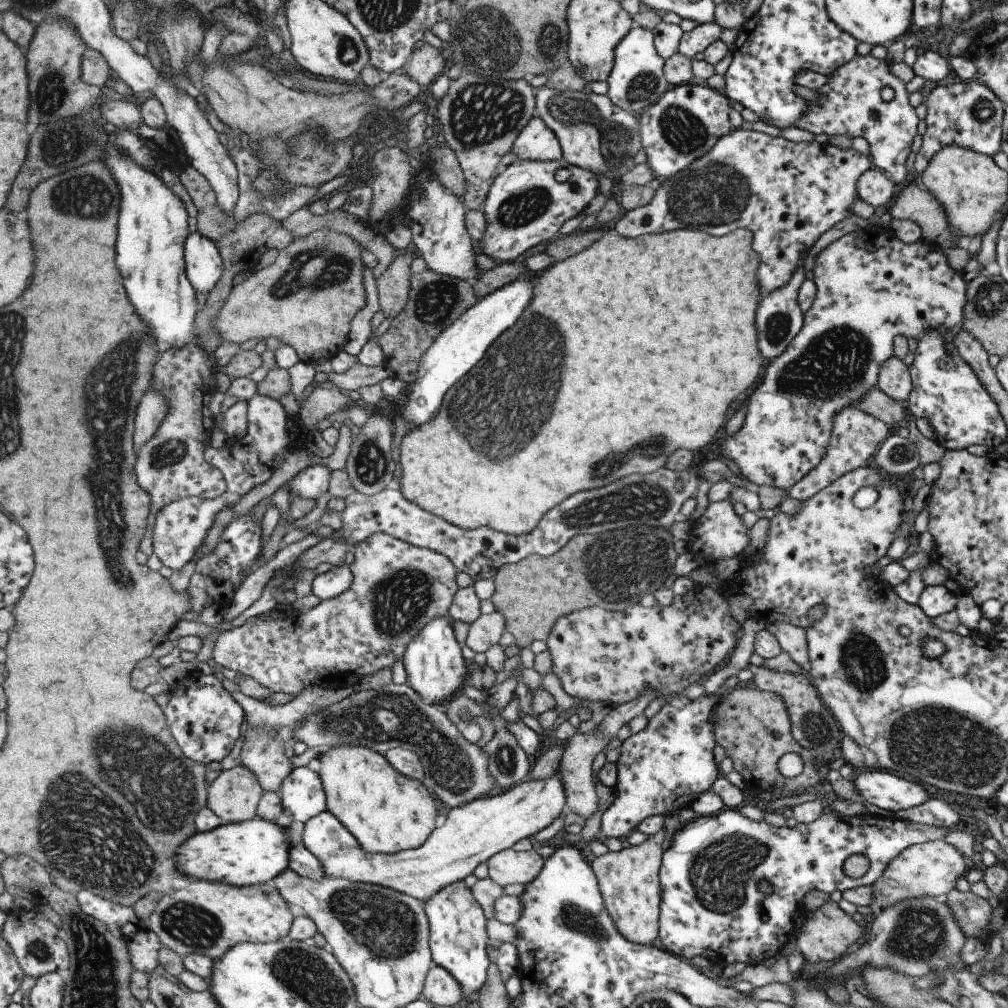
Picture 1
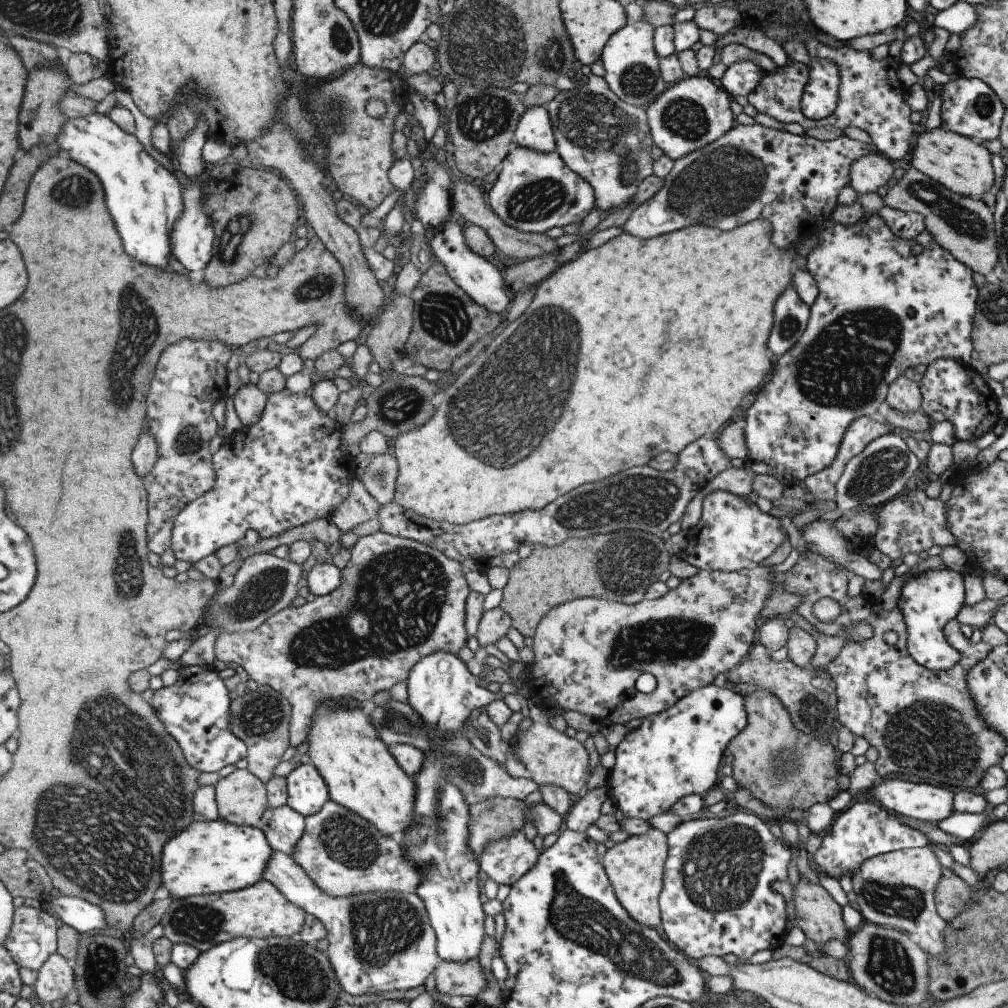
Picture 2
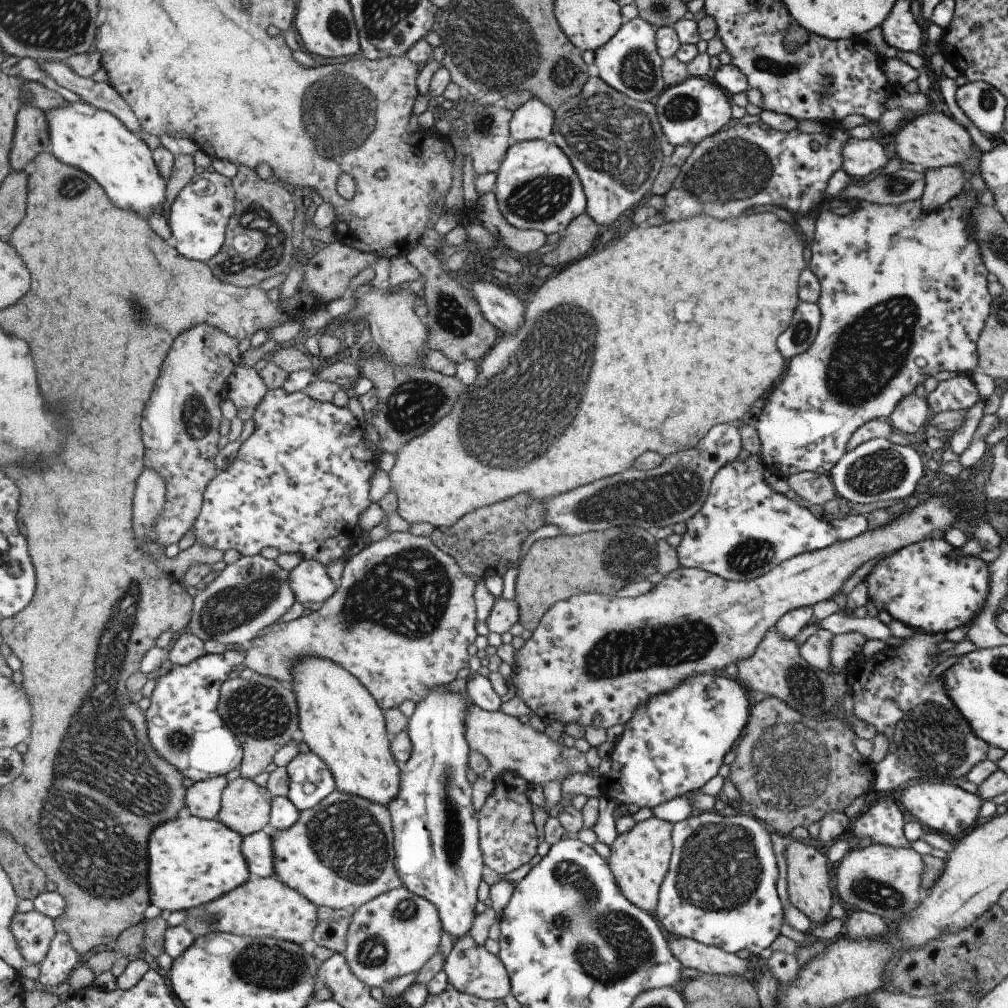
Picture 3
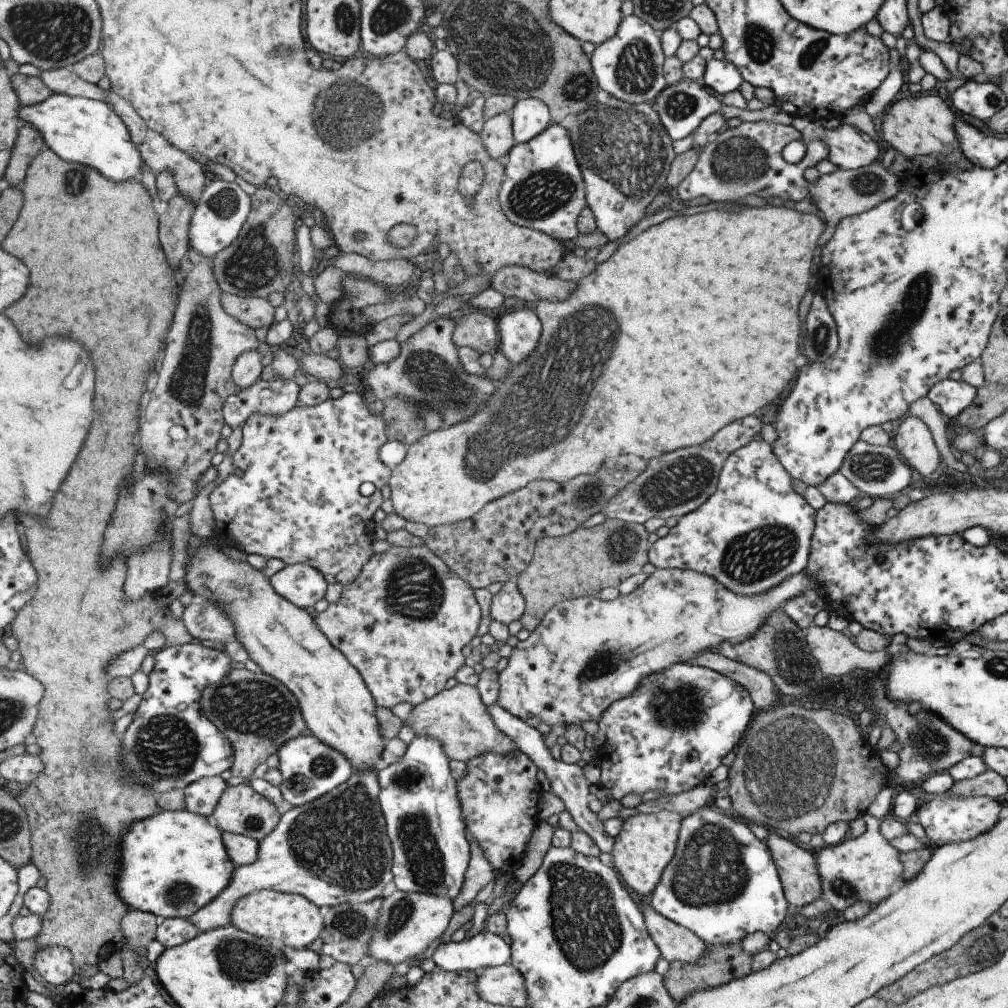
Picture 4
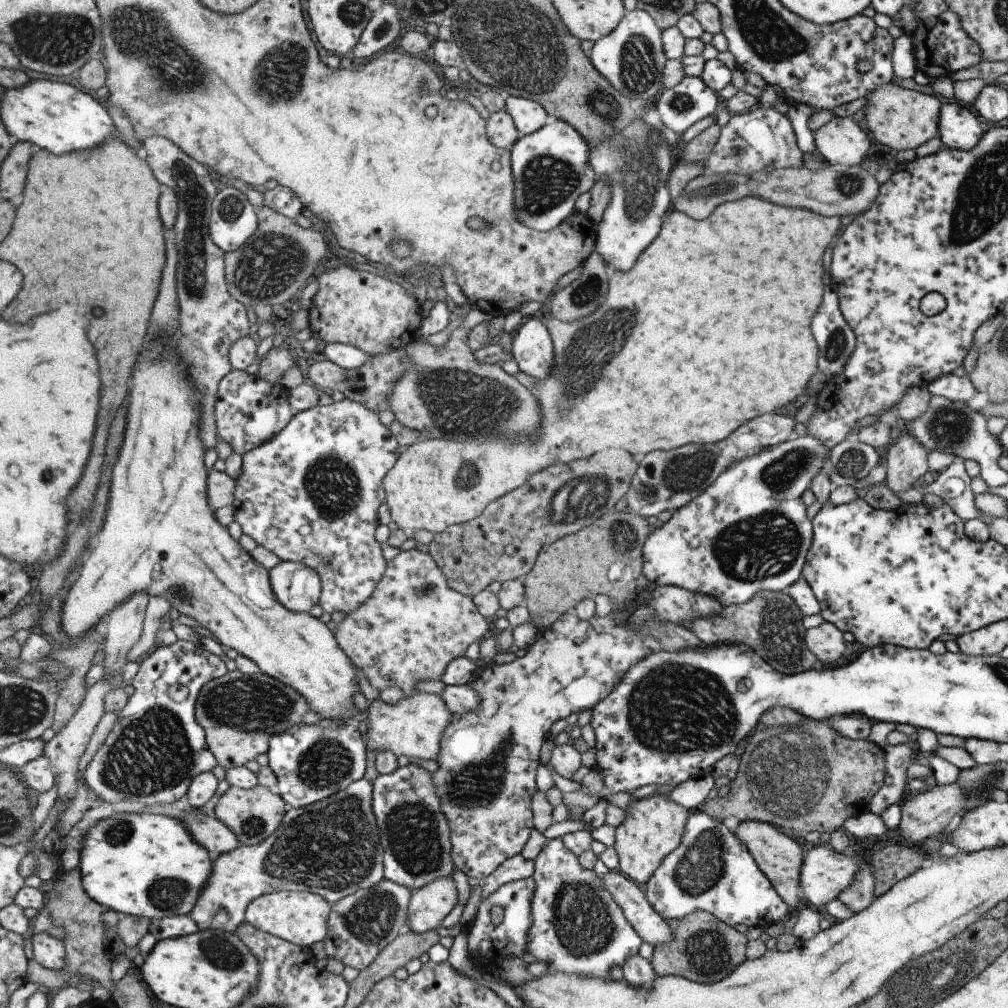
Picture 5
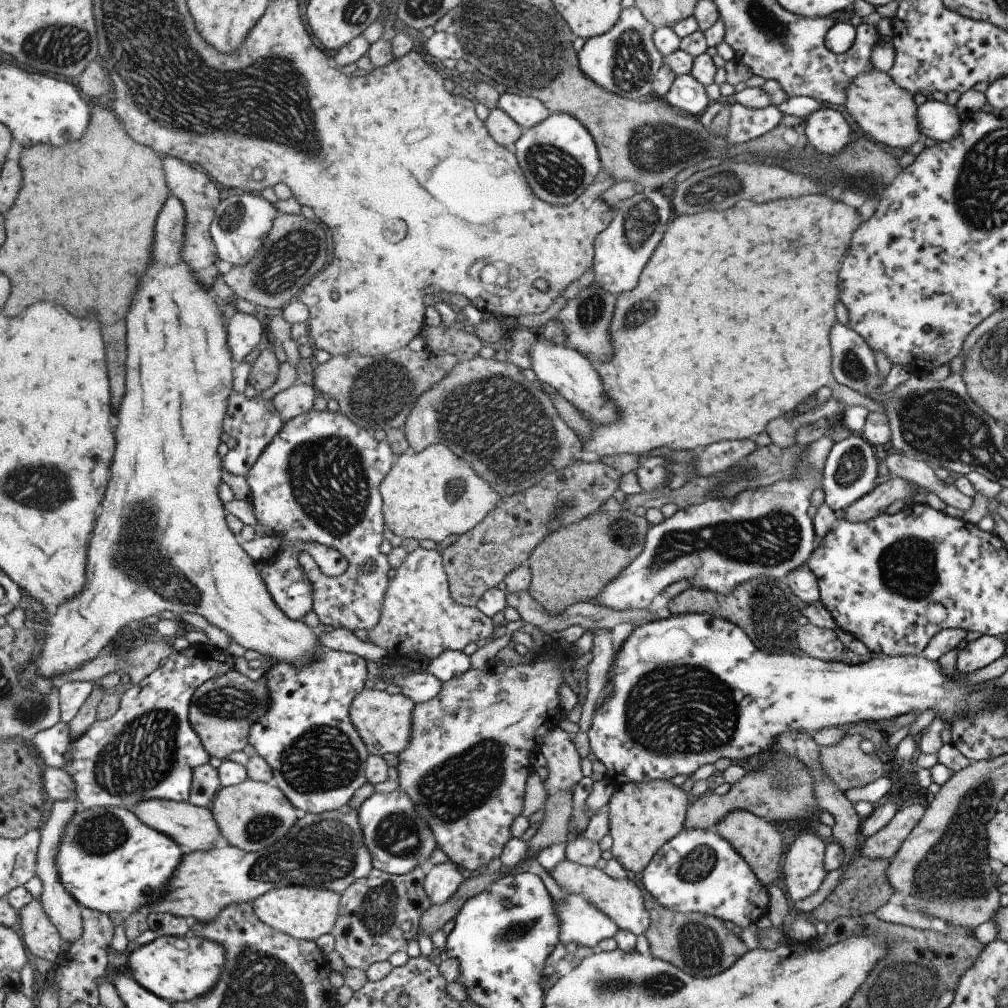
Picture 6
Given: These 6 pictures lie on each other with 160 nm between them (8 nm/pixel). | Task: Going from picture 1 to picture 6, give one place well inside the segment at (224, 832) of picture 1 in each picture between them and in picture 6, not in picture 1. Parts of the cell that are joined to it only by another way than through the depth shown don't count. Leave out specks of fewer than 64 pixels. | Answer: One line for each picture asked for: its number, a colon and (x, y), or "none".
2: (208, 857)
3: (194, 860)
4: (174, 863)
5: (148, 865)
6: (108, 860)

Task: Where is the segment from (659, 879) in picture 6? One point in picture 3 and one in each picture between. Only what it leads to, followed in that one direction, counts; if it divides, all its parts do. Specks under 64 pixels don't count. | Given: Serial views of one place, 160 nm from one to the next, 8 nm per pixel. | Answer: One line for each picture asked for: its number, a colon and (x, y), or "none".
3: (719, 889)
4: (721, 884)
5: (709, 870)

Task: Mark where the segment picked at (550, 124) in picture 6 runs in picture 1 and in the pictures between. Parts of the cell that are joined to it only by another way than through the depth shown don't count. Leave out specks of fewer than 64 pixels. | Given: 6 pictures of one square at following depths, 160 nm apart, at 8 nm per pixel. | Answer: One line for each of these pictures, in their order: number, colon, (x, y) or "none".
1: (525, 205)
2: (533, 191)
3: (536, 187)
4: (542, 189)
5: (550, 168)

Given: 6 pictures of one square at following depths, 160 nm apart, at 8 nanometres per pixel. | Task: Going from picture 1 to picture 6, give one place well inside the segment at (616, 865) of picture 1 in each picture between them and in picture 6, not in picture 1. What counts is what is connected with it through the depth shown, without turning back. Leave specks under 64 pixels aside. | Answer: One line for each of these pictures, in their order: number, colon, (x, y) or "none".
2: (634, 866)
3: (638, 860)
4: (643, 847)
5: (652, 826)
6: (643, 816)

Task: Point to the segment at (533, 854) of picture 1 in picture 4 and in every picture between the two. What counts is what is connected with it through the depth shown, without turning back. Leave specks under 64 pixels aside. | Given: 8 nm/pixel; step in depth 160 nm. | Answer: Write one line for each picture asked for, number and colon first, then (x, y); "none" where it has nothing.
2: (506, 859)
3: (506, 834)
4: (498, 794)

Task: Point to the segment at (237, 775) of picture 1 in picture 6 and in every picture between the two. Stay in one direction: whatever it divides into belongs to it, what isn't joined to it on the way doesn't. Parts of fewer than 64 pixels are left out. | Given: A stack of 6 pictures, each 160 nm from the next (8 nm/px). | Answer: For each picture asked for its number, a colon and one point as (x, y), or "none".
2: (243, 799)
3: (246, 807)
4: (242, 810)
5: (254, 814)
6: (254, 815)

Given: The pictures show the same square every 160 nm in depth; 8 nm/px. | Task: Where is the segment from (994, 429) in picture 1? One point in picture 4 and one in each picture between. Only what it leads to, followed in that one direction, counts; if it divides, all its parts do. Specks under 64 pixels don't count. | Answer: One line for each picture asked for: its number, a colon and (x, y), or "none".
2: (952, 391)
3: (958, 394)
4: (951, 397)

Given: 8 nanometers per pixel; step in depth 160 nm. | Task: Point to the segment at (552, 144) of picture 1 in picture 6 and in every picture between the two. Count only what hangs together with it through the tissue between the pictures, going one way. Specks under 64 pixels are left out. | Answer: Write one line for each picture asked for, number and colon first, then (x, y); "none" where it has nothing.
2: (533, 130)
3: (531, 120)
4: (529, 116)
5: (527, 115)
6: (525, 110)

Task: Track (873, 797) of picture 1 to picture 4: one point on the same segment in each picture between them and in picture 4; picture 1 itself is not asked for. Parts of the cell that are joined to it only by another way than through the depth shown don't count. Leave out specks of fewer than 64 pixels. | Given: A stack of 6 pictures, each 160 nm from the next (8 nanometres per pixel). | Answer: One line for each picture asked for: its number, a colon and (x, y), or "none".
2: (931, 803)
3: (947, 809)
4: (946, 819)

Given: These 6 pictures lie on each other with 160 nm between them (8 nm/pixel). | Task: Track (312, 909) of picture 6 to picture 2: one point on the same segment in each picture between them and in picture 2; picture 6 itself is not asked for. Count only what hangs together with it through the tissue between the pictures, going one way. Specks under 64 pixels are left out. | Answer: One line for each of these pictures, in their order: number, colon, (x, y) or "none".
2: (260, 911)
3: (262, 907)
4: (291, 919)
5: (302, 917)

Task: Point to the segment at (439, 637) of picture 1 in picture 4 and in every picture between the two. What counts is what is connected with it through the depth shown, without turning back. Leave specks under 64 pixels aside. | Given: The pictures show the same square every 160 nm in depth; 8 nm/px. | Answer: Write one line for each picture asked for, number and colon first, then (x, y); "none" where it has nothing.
2: (442, 692)
3: (438, 857)
4: (427, 829)

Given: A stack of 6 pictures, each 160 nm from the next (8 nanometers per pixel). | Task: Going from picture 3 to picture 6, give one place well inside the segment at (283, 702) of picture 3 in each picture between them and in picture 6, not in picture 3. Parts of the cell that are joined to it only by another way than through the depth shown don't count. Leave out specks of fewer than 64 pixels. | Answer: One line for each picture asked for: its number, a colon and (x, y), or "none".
4: (258, 714)
5: (240, 713)
6: (224, 709)

